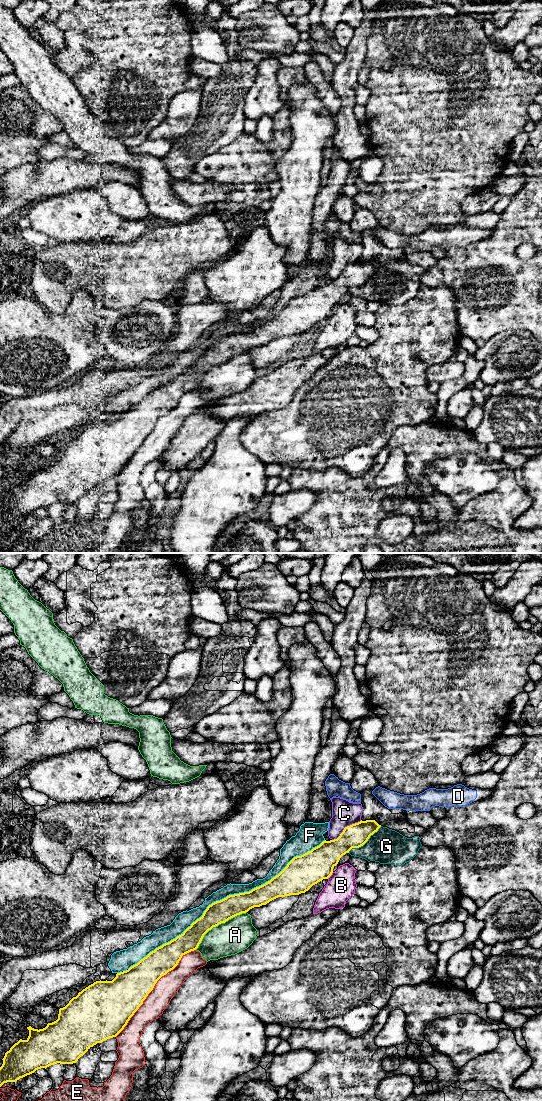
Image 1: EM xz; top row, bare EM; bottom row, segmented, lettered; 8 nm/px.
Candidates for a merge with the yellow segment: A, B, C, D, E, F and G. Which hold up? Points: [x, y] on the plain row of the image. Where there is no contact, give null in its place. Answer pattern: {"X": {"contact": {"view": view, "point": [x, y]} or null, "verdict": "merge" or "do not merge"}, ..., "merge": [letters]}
{"A": {"contact": {"view": "xz", "point": [218, 364]}, "verdict": "do not merge"}, "B": {"contact": {"view": "xz", "point": [330, 315]}, "verdict": "do not merge"}, "C": {"contact": {"view": "xz", "point": [345, 267]}, "verdict": "do not merge"}, "D": {"contact": {"view": "xz", "point": [411, 251]}, "verdict": "do not merge"}, "E": {"contact": {"view": "xz", "point": [153, 427]}, "verdict": "do not merge"}, "F": {"contact": {"view": "xz", "point": [226, 337]}, "verdict": "do not merge"}, "G": {"contact": {"view": "xz", "point": [365, 282]}, "verdict": "do not merge"}, "merge": []}

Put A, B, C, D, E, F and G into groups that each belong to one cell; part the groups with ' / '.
A / B / C E / D / F / G

